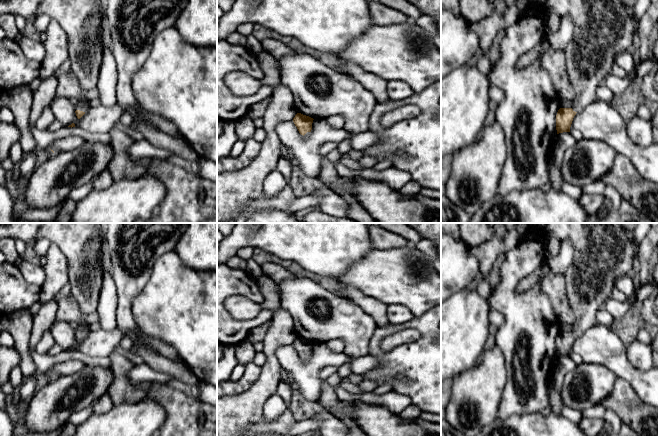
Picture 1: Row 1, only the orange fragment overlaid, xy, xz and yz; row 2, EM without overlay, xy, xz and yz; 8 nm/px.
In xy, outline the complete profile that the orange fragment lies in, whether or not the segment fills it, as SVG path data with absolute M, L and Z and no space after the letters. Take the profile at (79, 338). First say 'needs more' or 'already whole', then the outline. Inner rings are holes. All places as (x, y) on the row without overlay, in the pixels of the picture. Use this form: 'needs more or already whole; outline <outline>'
needs more; outline M84 320L80 321L78 323L78 328L75 330L75 337L78 343L80 343L89 333L88 330L88 323L86 323Z

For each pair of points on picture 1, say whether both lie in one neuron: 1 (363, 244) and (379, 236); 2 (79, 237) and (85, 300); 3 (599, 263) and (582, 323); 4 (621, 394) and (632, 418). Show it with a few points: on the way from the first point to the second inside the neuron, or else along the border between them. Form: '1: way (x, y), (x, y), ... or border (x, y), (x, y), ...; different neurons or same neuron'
1: border (368, 233), (369, 240), (374, 248); different neurons
2: way (81, 253), (81, 278), (85, 284); same neuron
3: way (590, 278), (585, 293), (585, 308); same neuron
4: way (623, 400), (632, 412); same neuron

